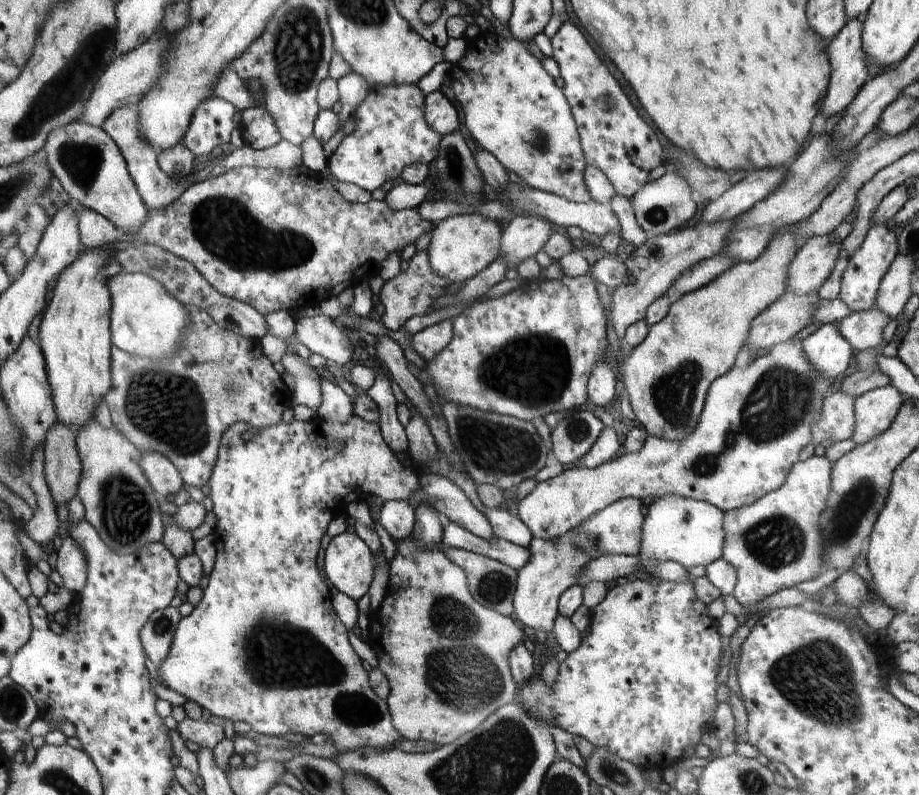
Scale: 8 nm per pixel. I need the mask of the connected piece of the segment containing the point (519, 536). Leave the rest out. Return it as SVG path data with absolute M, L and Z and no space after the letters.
M487 509L489 523L493 526L494 536L528 548L533 536L531 530L520 520L502 509Z

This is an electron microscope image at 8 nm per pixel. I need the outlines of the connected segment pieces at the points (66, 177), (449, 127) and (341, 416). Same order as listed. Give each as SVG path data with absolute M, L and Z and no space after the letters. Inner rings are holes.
M82 121L57 126L56 129L50 131L43 149L51 174L61 182L71 199L76 199L86 209L105 216L111 223L127 233L135 233L139 226L145 223L149 210L138 194L121 150L102 127L92 126Z
M440 89L426 95L425 113L427 122L441 138L458 128L458 114Z
M320 378L319 389L321 394L319 418L343 423L354 416L352 399L336 383Z

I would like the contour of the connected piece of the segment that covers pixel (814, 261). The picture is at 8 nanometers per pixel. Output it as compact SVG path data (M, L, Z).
M833 235L813 236L802 242L801 245L788 267L787 289L799 295L805 295L809 292L817 293L820 285L834 270L840 249L843 246L840 240L834 239Z

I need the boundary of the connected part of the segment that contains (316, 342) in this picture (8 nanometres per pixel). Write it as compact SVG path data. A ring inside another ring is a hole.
M326 315L302 317L296 320L295 337L313 353L336 362L338 367L352 366L351 354L358 339L347 329L338 326Z

